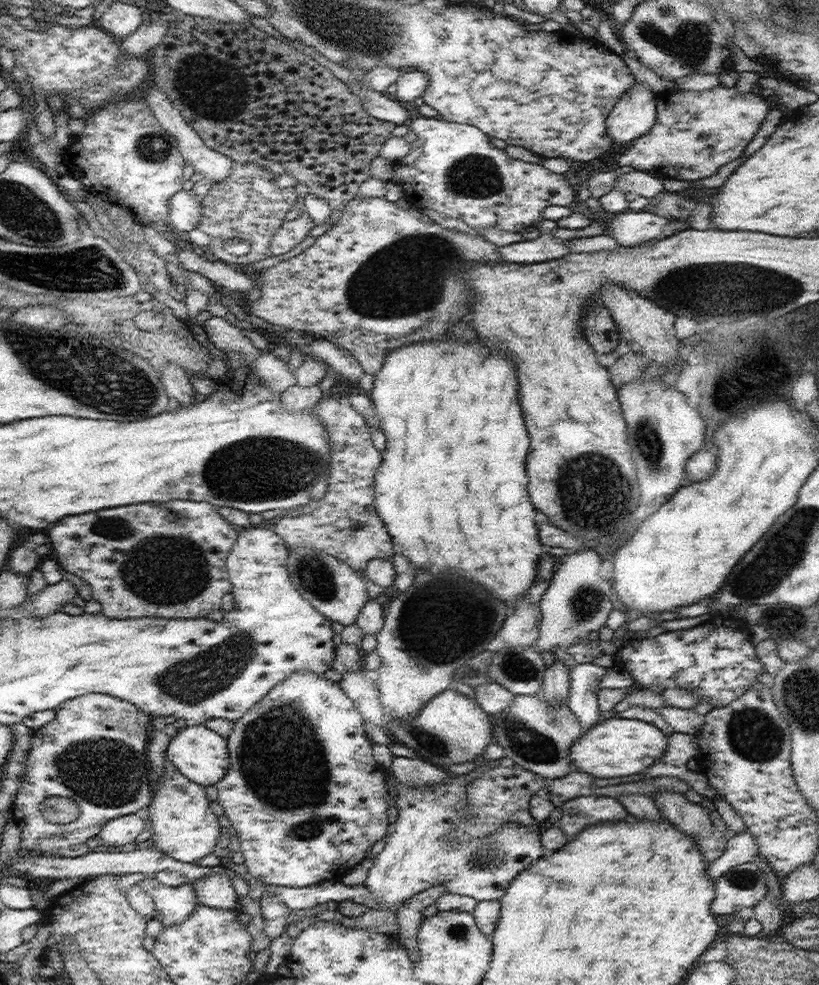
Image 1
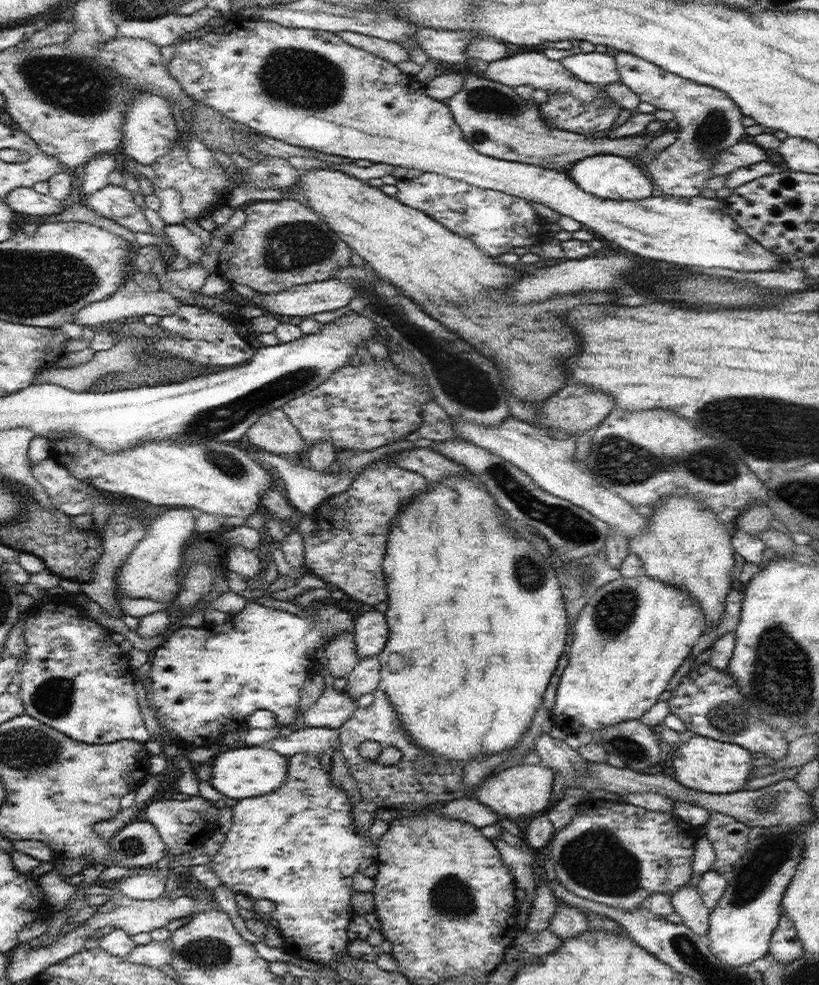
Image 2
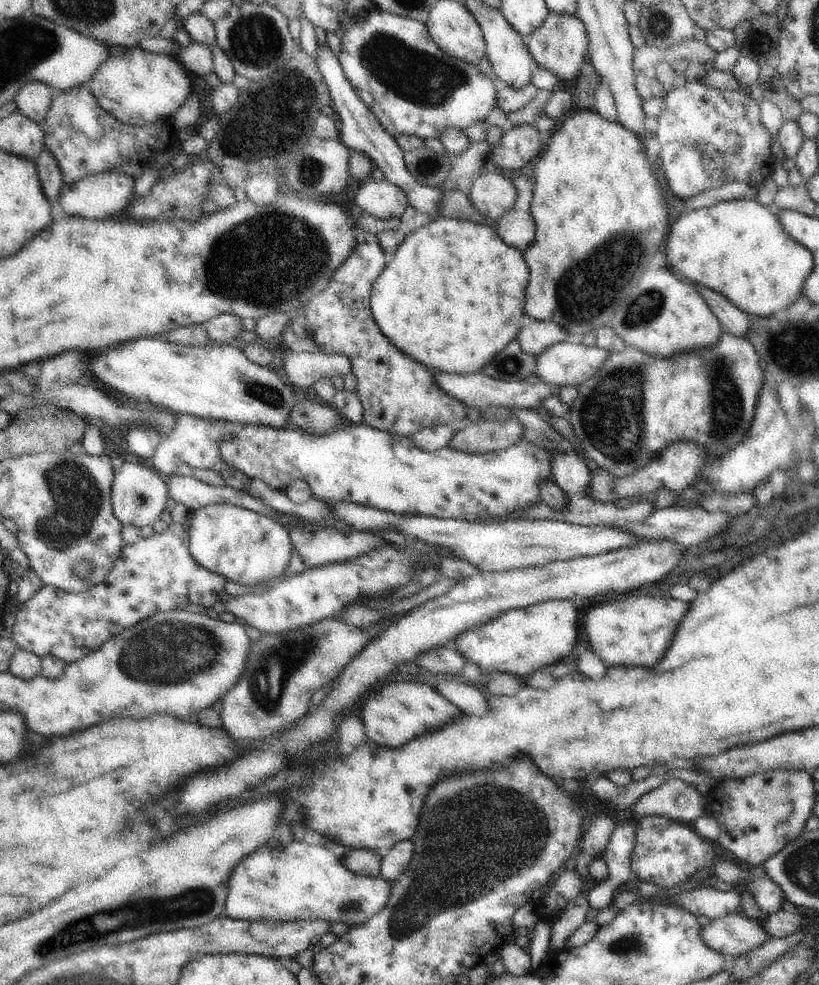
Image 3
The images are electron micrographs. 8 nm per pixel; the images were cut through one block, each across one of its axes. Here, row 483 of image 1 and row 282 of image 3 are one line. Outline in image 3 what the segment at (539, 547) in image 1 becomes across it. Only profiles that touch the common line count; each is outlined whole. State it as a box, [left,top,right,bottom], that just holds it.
[370,217,529,374]

